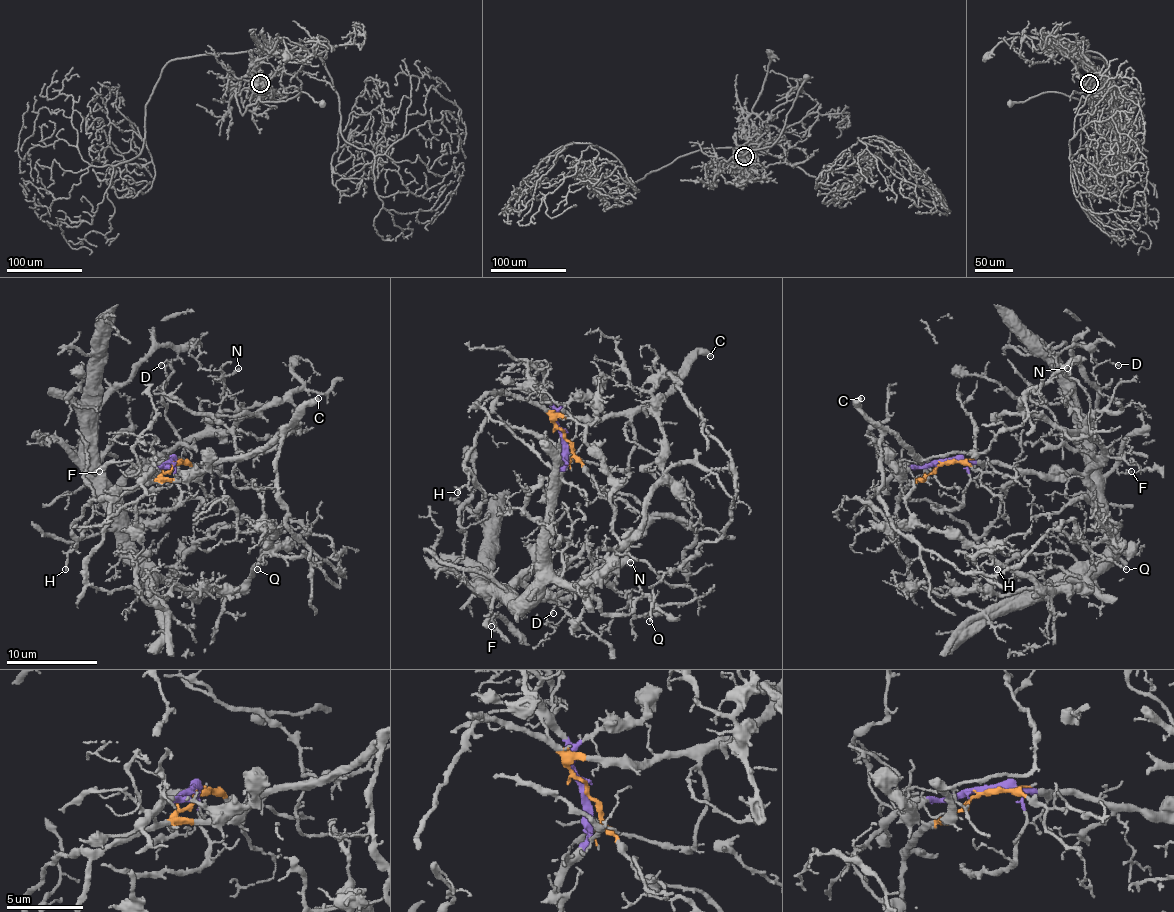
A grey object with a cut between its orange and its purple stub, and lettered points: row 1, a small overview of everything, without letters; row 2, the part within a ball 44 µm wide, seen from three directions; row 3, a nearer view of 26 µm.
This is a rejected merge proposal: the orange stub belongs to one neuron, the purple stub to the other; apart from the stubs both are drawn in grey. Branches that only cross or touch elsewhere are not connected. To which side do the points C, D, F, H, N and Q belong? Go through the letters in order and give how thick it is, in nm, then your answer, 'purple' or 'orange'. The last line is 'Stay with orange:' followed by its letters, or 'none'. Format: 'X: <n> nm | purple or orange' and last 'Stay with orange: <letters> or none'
C: 400 nm | orange
D: 130 nm | purple
F: 100 nm | purple
H: 160 nm | orange
N: 200 nm | purple
Q: 160 nm | orange
Stay with orange: C, H, Q

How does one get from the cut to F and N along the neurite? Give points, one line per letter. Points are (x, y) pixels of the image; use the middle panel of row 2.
F: (565, 436), (565, 470), (549, 491), (549, 529), (542, 552), (490, 600), (492, 627)
N: (565, 436), (544, 545), (522, 579), (569, 597), (612, 584), (615, 563), (631, 561)

